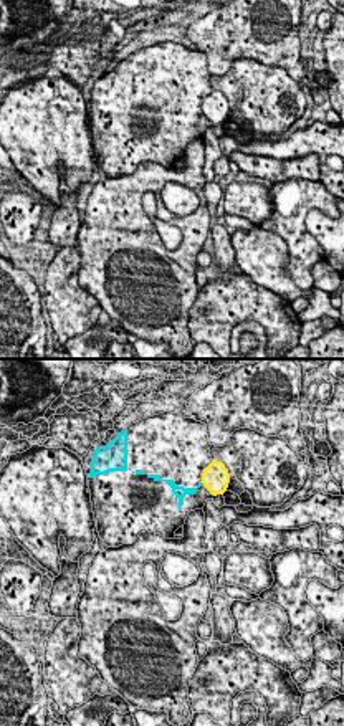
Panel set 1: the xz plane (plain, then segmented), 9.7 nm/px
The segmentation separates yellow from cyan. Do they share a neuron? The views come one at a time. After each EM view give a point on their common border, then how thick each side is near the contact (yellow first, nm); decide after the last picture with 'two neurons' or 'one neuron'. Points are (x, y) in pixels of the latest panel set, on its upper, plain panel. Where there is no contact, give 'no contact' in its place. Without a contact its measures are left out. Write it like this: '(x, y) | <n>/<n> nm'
(202, 111) | 280/120 nm

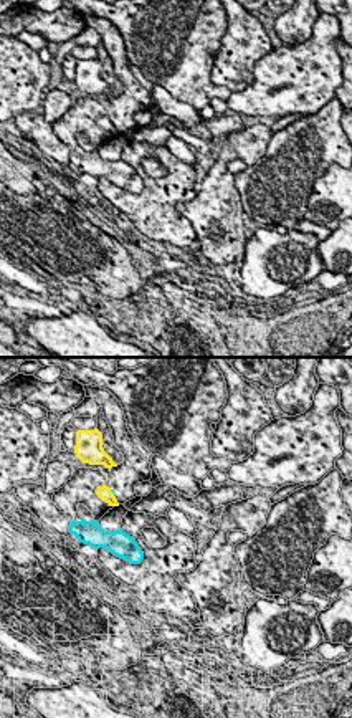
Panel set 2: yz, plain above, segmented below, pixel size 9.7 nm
(113, 123) | 140/30 nm

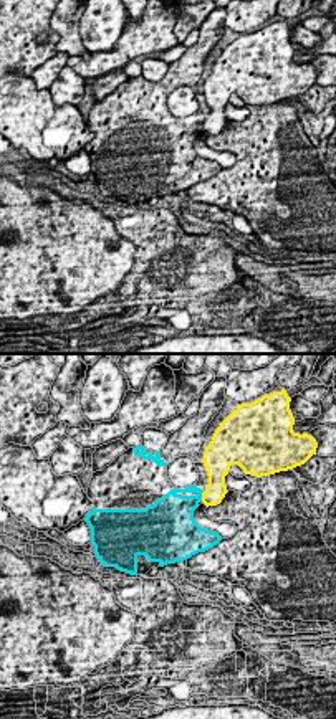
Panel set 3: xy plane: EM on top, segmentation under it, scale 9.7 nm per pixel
(202, 126) | 200/260 nm

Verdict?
two neurons

